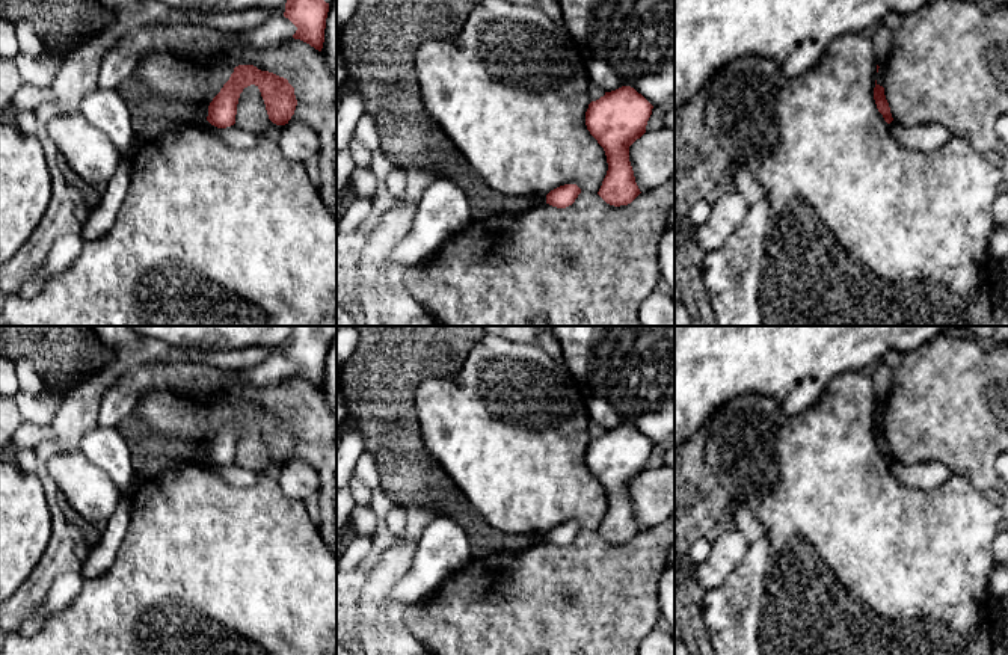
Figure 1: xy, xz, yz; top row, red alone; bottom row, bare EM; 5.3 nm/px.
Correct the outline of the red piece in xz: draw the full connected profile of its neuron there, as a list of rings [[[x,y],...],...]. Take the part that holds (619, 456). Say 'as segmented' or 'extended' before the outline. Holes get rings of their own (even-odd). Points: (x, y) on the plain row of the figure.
as segmented; [[[631,424],[605,430],[589,442],[585,463],[604,486],[608,501],[598,533],[610,543],[628,543],[641,531],[629,500],[629,484],[646,471],[652,447]]]

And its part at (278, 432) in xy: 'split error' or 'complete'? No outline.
complete

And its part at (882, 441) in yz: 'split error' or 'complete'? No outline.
complete

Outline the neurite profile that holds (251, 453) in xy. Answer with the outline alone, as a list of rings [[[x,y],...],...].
[[[255,423],[244,426],[240,432],[234,463],[252,469],[255,472],[273,472],[275,469],[284,465],[276,463],[269,457],[264,438],[258,424]]]

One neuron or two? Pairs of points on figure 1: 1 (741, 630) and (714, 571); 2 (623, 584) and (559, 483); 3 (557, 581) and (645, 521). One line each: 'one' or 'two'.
1: two
2: two
3: two

